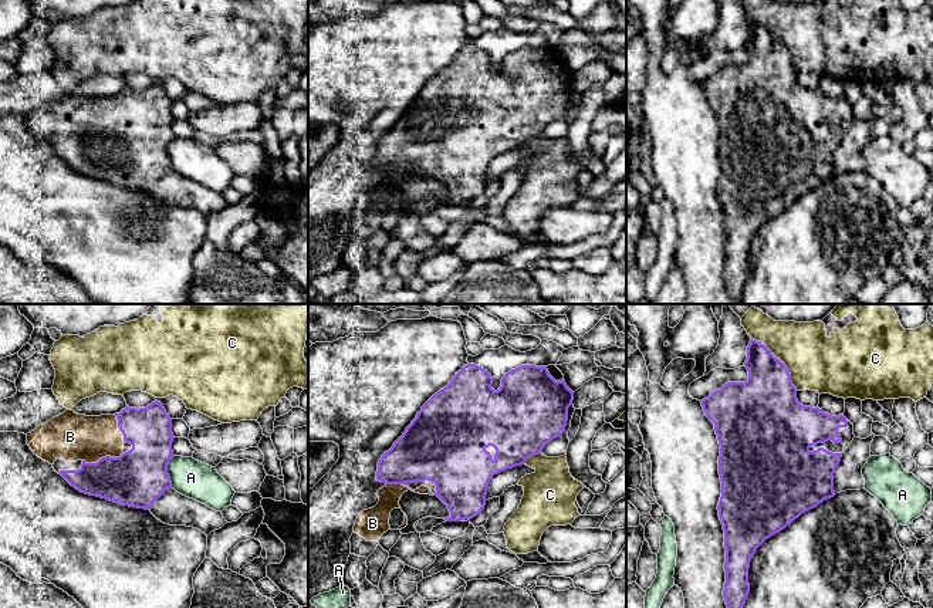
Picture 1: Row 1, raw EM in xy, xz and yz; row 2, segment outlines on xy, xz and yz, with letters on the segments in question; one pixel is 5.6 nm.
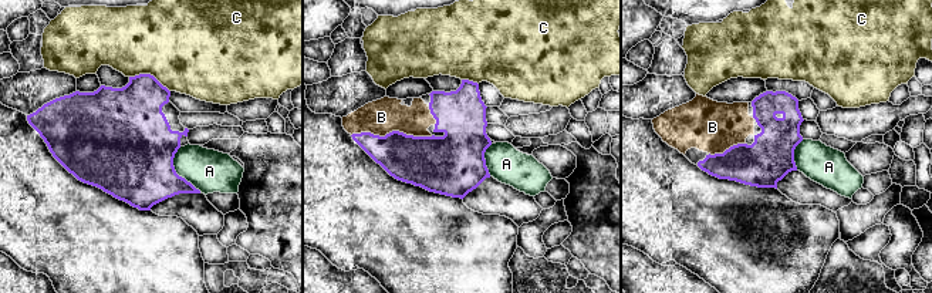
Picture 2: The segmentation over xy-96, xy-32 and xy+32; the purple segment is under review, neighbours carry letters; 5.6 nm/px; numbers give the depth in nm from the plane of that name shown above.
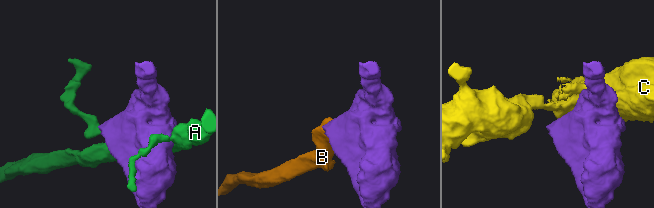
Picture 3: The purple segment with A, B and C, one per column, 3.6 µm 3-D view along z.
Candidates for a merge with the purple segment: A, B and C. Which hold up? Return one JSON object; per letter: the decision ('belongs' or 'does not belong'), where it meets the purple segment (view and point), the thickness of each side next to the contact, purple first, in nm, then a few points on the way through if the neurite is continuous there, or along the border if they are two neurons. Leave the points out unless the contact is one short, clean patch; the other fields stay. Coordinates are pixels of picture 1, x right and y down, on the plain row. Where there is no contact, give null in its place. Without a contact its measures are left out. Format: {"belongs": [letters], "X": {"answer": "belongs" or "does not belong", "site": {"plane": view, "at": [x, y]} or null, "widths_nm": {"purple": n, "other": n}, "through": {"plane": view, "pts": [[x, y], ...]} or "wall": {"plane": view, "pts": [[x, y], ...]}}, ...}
{"belongs": ["B"], "A": {"answer": "does not belong", "site": {"plane": "xy", "at": [166, 154]}, "widths_nm": {"purple": 320, "other": 220}}, "B": {"answer": "belongs", "site": {"plane": "xy", "at": [102, 139]}, "widths_nm": {"purple": 320, "other": 280}}, "C": {"answer": "does not belong", "site": {"plane": "yz", "at": [786, 49]}, "widths_nm": {"purple": 360, "other": 320}}}

